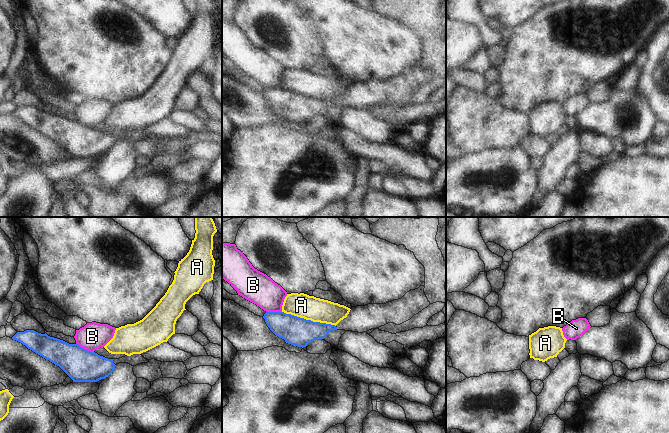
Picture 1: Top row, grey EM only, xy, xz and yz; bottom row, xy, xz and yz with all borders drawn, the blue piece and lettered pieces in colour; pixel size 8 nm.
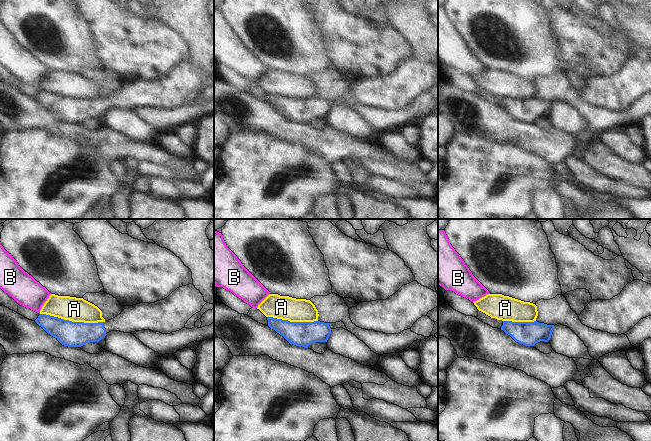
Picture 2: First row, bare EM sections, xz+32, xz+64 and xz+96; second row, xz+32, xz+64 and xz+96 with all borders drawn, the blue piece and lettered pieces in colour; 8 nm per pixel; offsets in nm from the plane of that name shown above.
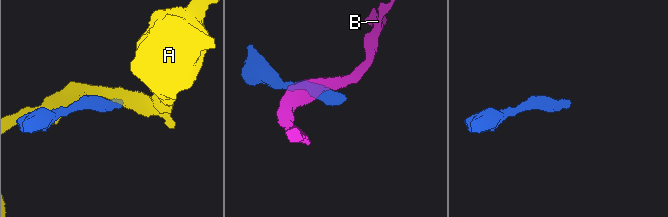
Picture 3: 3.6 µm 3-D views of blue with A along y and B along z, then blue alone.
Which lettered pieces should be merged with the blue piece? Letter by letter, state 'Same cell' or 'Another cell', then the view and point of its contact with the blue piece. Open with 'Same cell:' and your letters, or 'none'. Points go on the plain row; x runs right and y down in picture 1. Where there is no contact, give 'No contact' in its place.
Same cell: none
A: Another cell. Touches blue at xz (309, 96)
B: Another cell. Touches blue at xy (85, 125)

